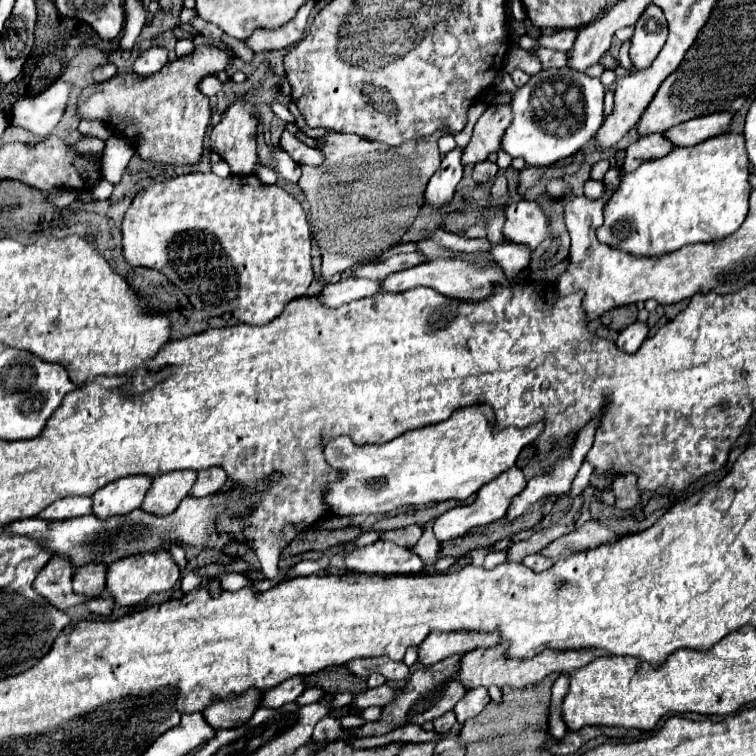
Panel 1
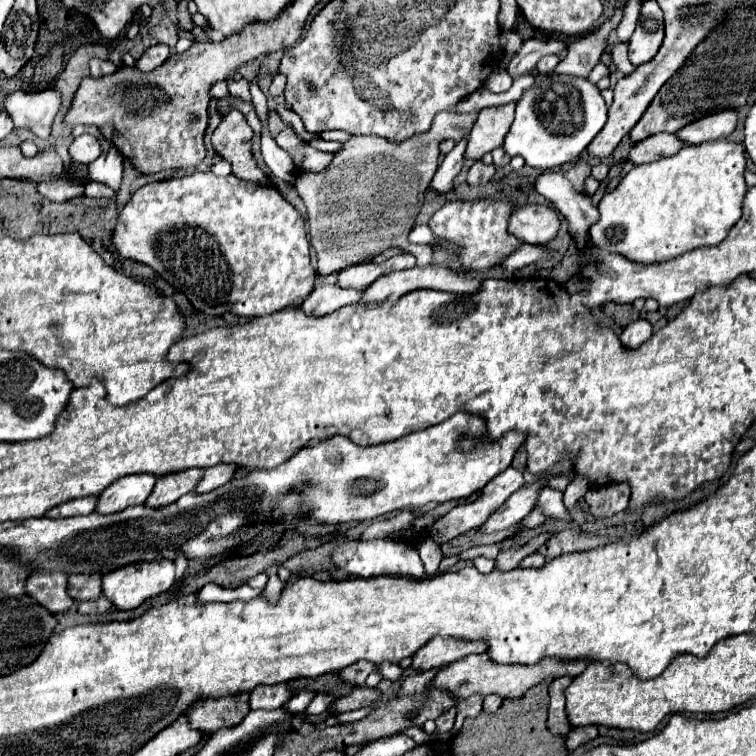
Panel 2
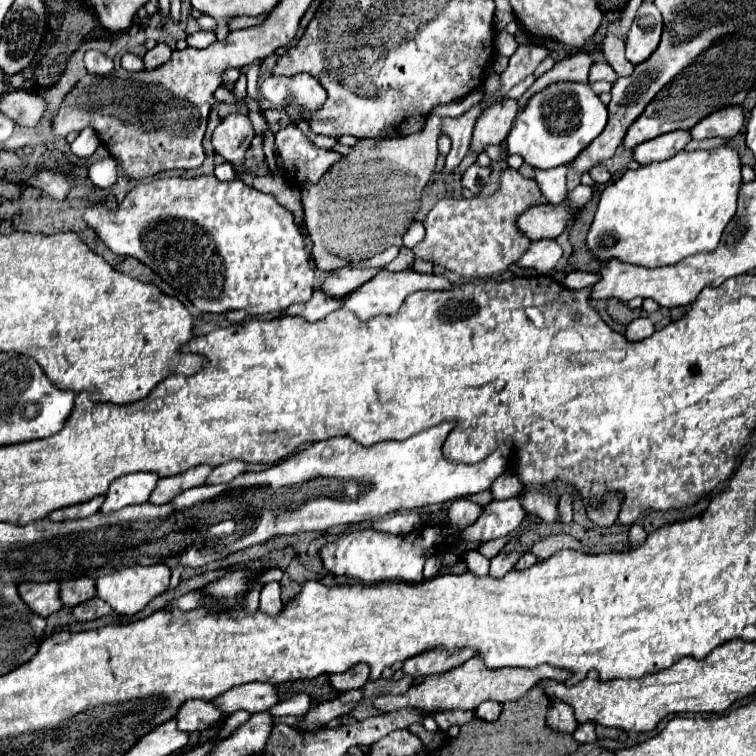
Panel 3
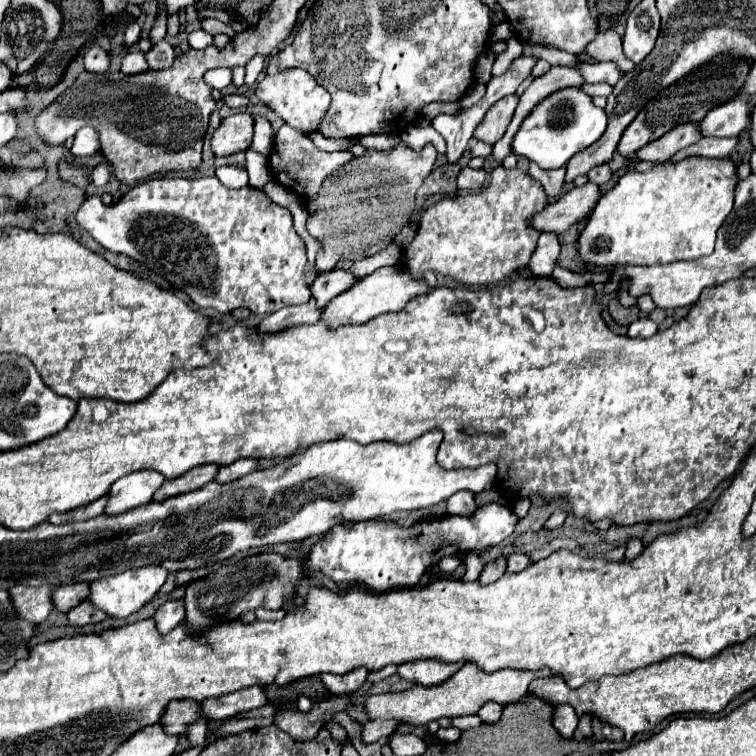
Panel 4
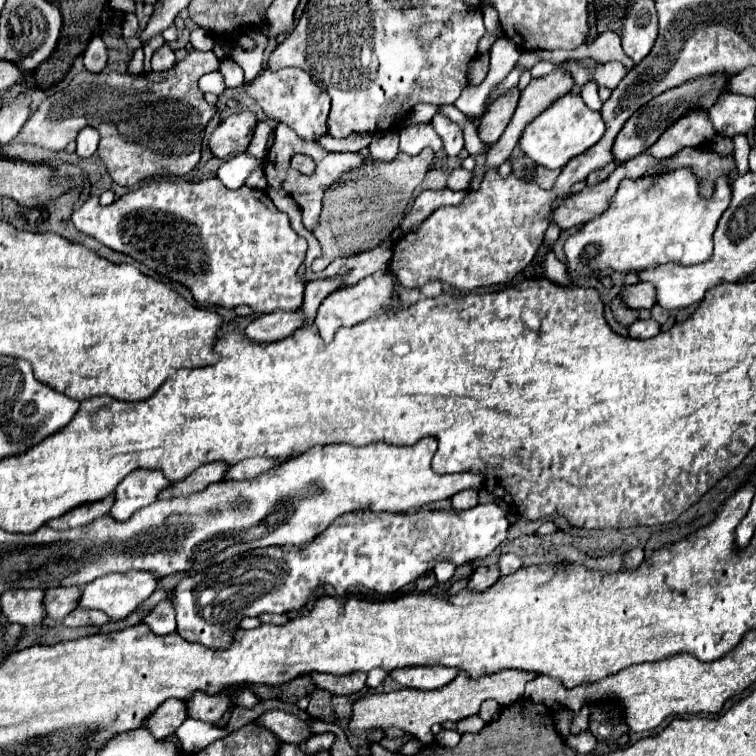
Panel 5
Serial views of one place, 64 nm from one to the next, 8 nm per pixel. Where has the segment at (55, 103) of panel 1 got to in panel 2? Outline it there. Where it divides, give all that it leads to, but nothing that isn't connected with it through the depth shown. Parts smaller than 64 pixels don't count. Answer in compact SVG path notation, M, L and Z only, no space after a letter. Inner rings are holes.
M56 88L42 92L14 92L6 98L6 112L16 128L26 128L38 138L48 138L54 116L62 106L62 94Z

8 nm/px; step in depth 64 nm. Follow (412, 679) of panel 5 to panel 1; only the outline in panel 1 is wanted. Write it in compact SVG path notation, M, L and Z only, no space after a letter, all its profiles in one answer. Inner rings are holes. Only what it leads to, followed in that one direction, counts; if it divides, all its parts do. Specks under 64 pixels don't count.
M432 632L432 636L426 636L424 644L418 648L418 662L432 666L458 652L466 654L480 646L496 646L498 640L500 636L496 636L496 632Z

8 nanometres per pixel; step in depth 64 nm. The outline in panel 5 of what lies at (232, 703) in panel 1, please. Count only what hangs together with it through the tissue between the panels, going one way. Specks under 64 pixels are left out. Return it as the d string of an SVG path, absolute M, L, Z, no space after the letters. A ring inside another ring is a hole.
M166 700L146 720L146 728L156 738L170 738L186 718L188 718L188 704L184 700Z

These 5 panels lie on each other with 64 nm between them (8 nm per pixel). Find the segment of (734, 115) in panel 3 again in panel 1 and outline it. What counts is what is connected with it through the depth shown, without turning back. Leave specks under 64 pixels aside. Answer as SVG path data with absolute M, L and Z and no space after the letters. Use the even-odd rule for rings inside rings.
M716 112L716 116L700 116L686 120L684 124L670 128L670 132L662 132L662 134L668 140L672 140L674 146L696 146L702 140L728 132L730 118L732 114L728 112Z

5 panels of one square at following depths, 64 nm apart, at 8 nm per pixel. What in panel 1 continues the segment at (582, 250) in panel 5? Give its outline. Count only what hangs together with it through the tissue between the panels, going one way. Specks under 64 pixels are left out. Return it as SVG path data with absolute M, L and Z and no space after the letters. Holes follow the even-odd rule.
M726 132L724 136L704 140L698 146L674 148L668 156L644 162L638 170L622 178L620 188L604 208L604 224L596 232L598 240L636 256L660 256L686 244L720 240L736 232L748 214L748 198L752 190L748 176L750 162L746 158L742 134Z

